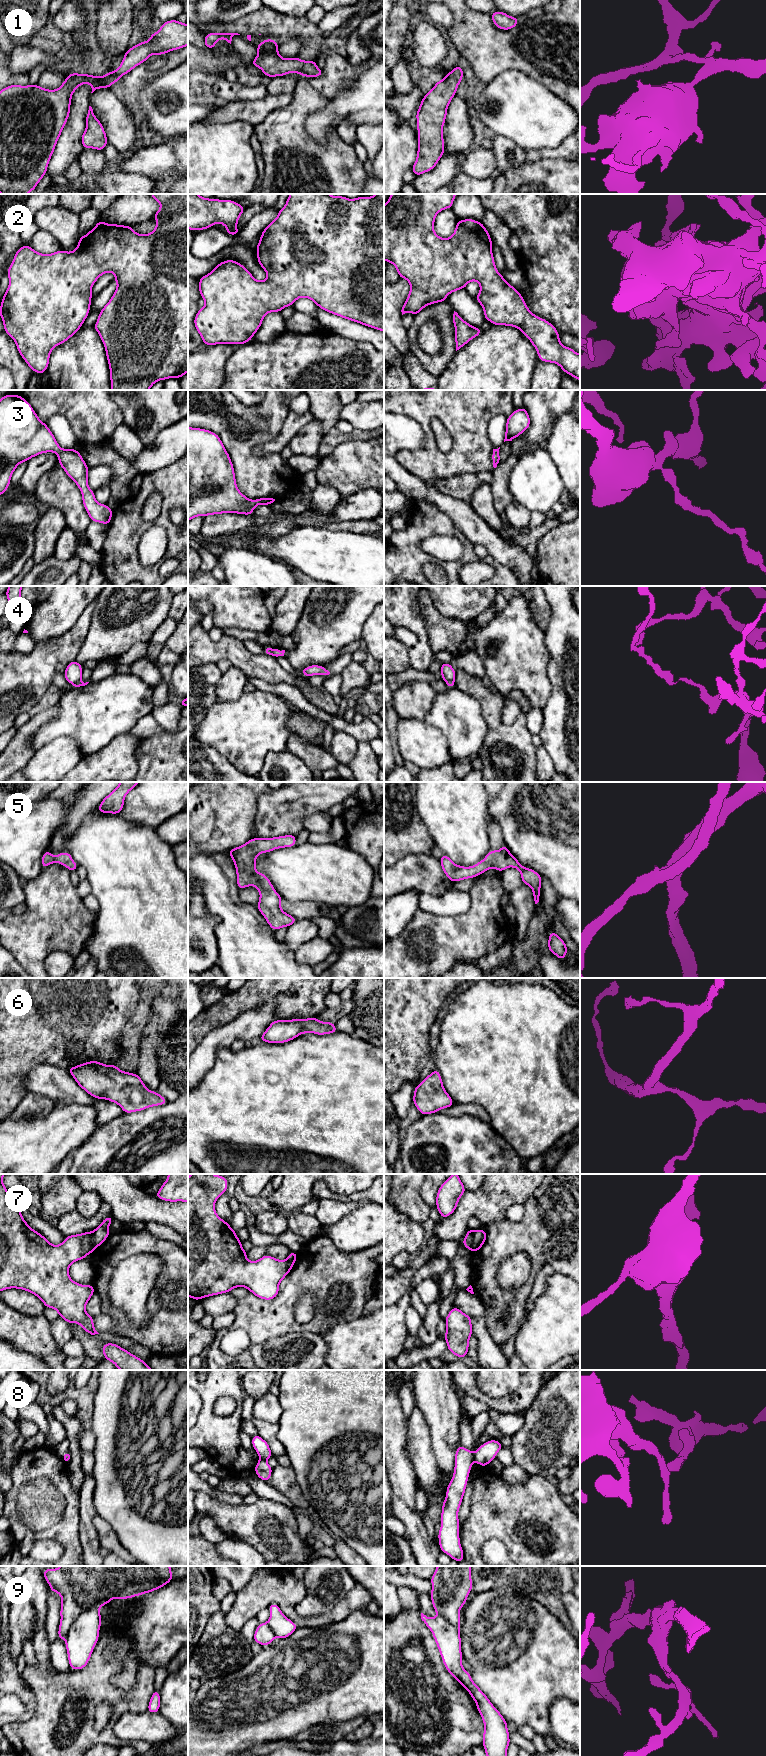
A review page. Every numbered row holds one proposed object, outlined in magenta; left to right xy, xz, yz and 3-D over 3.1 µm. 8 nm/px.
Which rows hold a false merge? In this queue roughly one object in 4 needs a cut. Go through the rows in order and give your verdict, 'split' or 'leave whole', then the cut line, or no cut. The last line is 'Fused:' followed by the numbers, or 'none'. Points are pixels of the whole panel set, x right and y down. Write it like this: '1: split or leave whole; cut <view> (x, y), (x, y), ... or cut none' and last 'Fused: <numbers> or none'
1: leave whole; cut none
2: leave whole; cut none
3: leave whole; cut none
4: split; cut xy (80, 680), (72, 684)
5: leave whole; cut none
6: leave whole; cut none
7: split; cut yz (473, 1231), (469, 1248)
8: split; cut yz (473, 1453), (475, 1459)
9: split; cut xy (97, 1608), (89, 1608), (83, 1611), (75, 1619), (65, 1638)
Fused: 4, 7, 8, 9

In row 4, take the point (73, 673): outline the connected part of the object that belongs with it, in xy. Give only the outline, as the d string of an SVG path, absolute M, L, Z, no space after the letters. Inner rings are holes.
M76 660L70 662L65 669L64 677L67 680L67 682L71 683L72 685L75 682L81 681L82 665L79 664Z

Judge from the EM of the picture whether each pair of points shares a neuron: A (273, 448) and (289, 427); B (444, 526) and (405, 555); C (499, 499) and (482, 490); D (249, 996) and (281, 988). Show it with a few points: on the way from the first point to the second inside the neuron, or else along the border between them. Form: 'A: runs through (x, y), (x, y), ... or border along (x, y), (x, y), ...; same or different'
A: runs through (278, 443), (288, 432); same
B: runs through (432, 526), (426, 526), (409, 543); same
C: border along (490, 485), (493, 506), (500, 515); different
D: runs through (257, 990), (259, 988), (273, 988); same

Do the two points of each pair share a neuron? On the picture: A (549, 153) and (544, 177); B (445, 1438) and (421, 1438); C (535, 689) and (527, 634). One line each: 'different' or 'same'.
A: different
B: different
C: same

